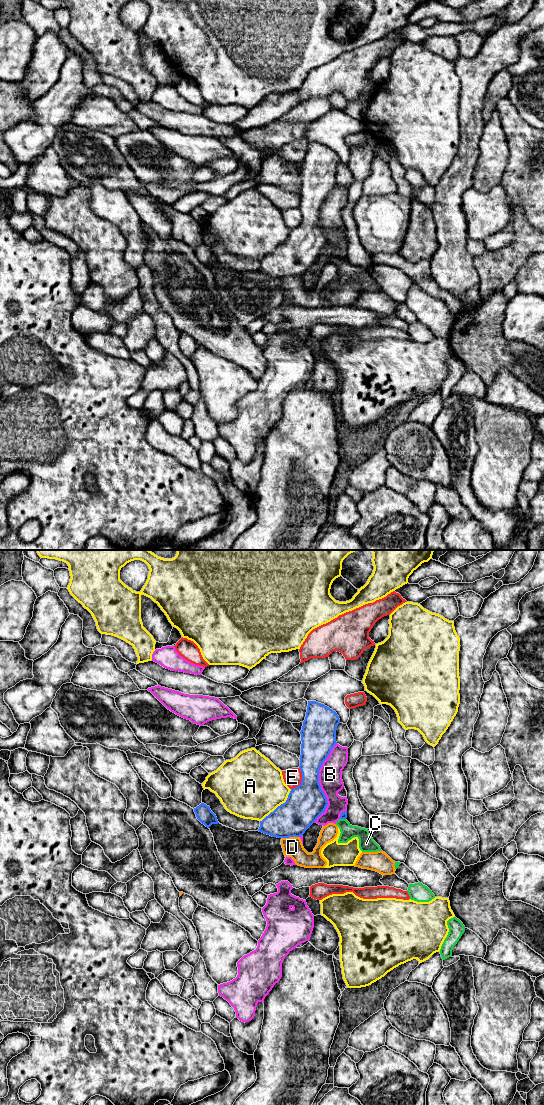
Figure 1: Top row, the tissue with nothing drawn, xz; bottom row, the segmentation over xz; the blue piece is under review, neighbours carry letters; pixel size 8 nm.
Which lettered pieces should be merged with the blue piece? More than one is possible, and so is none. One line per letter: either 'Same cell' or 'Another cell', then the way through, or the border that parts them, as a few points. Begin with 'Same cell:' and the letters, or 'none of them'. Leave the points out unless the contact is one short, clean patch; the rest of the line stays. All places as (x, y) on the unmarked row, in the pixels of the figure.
Same cell: none of them
A: Another cell
B: Another cell
C: Another cell. Boundary: xz (340, 258), (345, 259)
D: Another cell
E: Another cell

